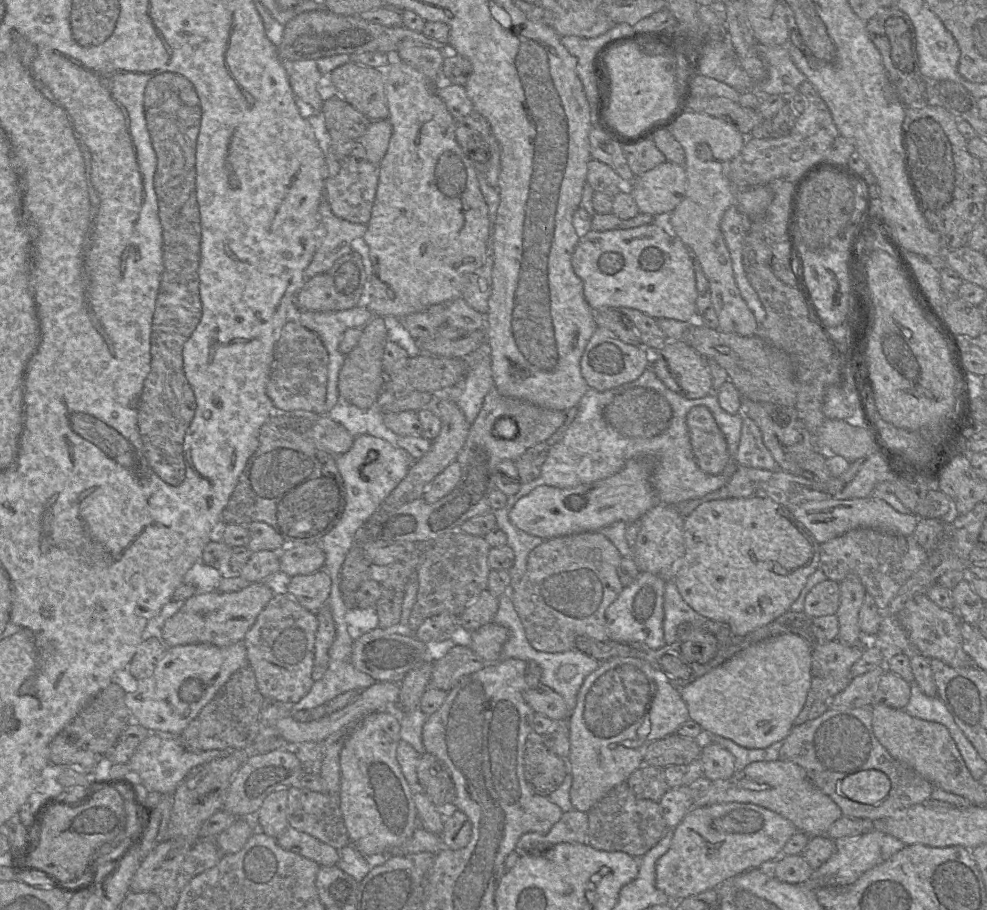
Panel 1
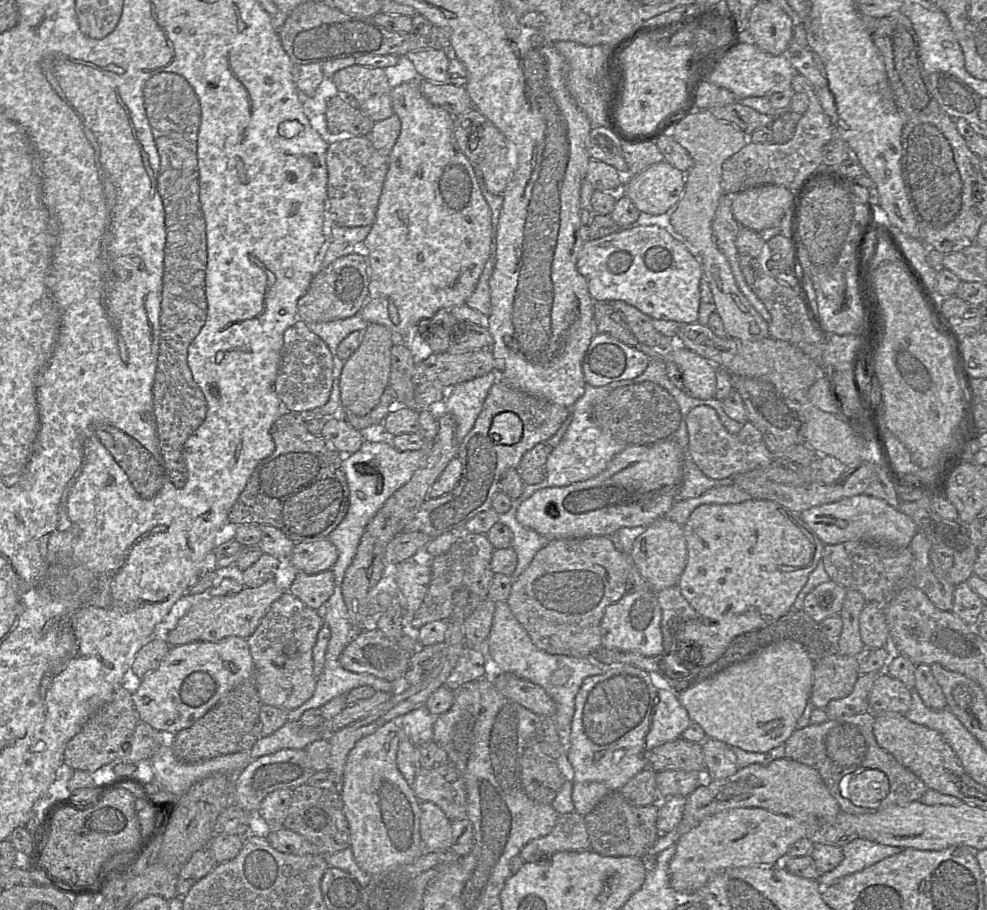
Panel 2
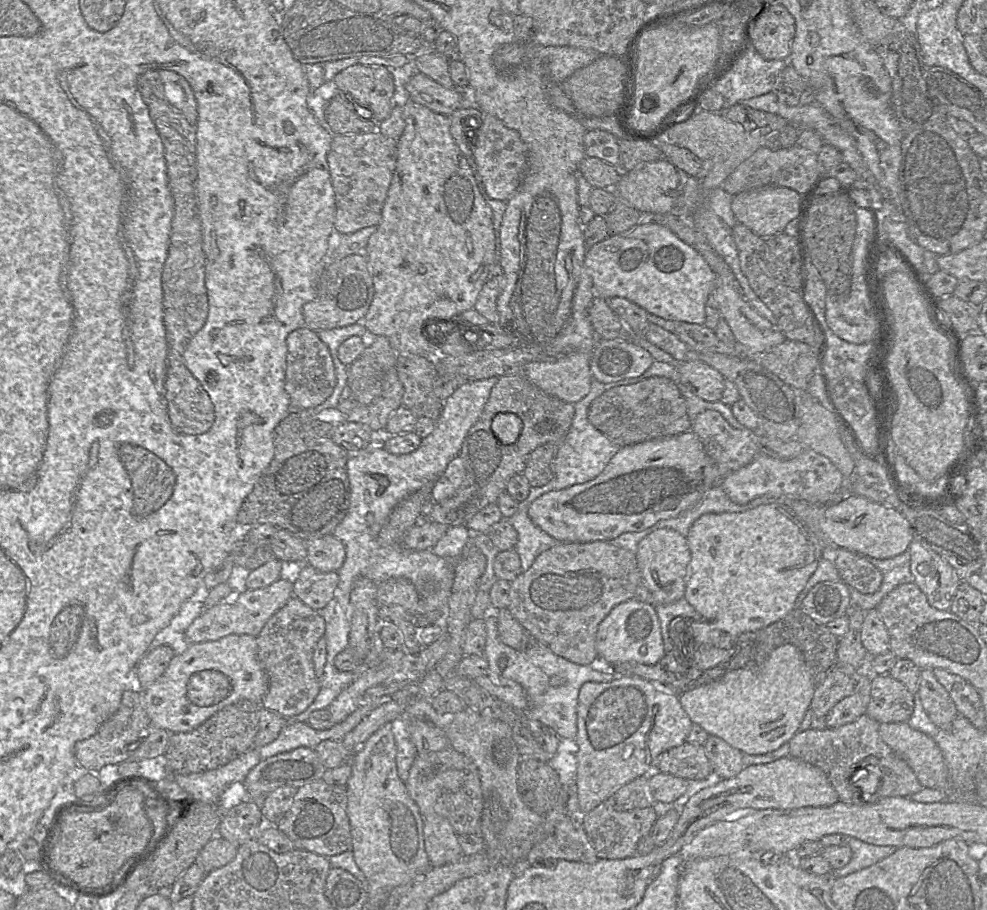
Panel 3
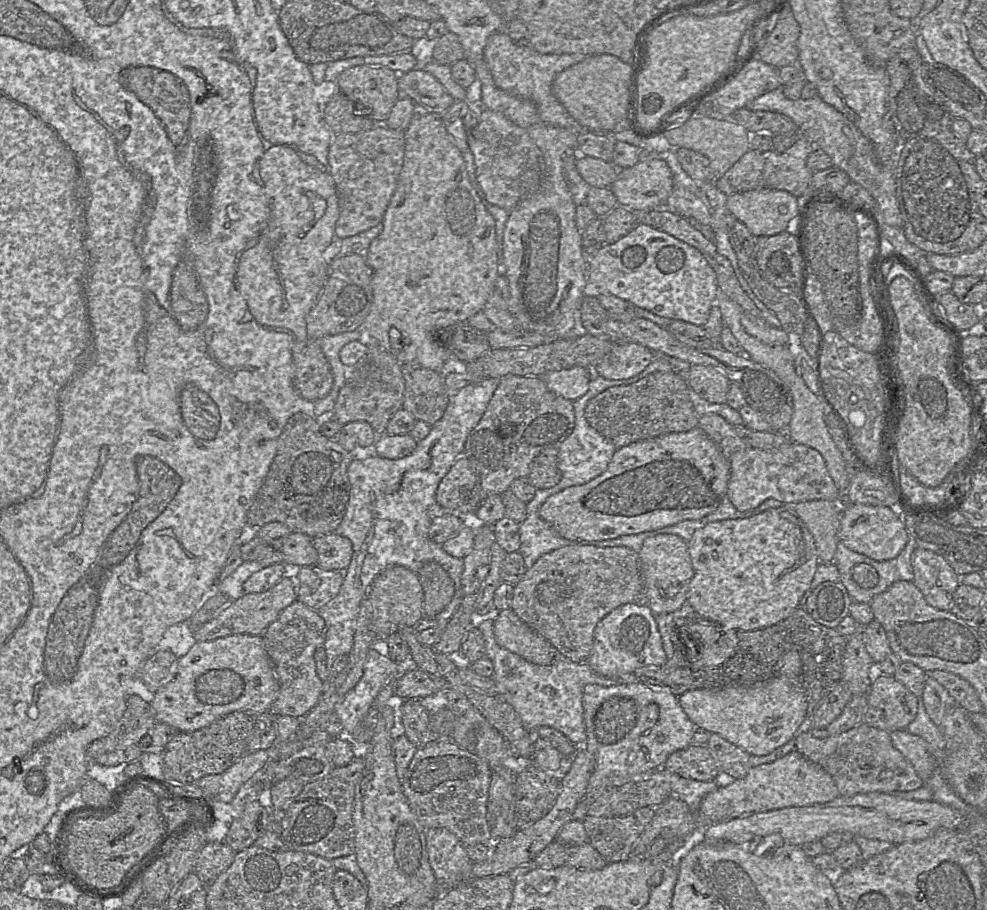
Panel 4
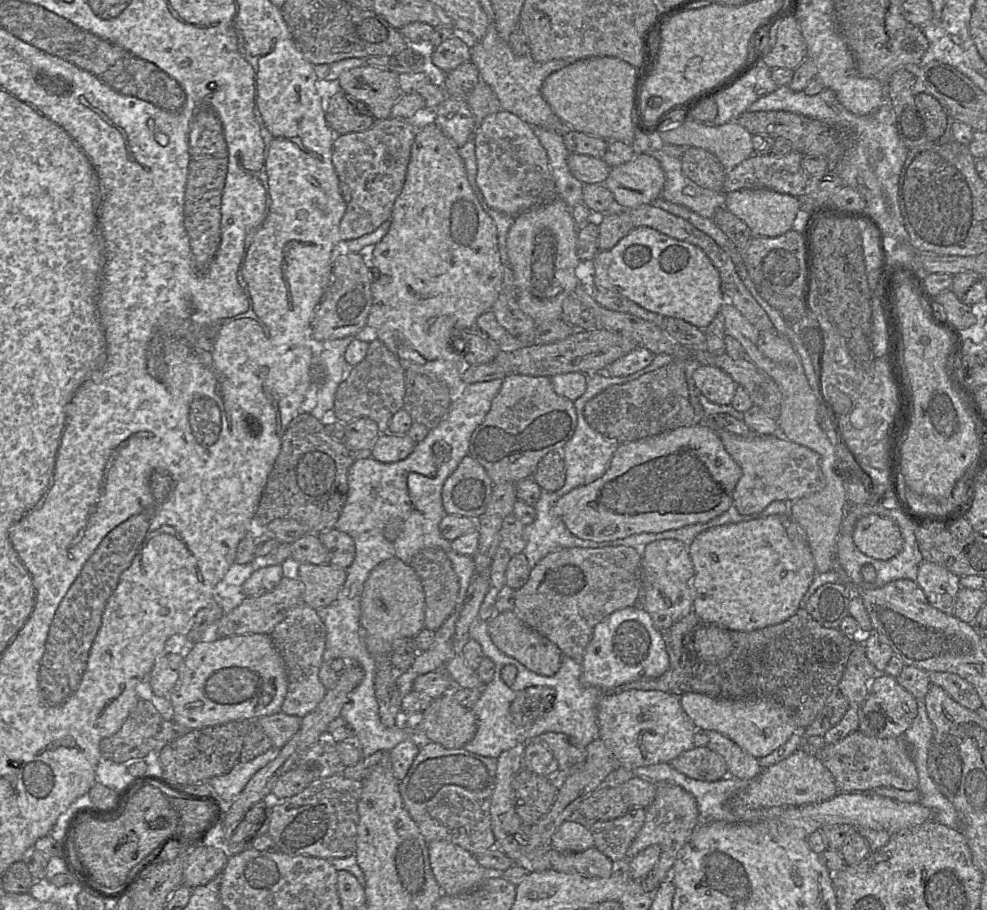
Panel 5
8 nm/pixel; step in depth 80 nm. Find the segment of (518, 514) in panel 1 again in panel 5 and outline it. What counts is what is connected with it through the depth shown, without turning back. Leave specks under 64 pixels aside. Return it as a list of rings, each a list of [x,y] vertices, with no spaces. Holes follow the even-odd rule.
[[[696,423],[620,444],[607,471],[597,480],[562,496],[554,505],[554,514],[576,537],[596,542],[675,530],[708,522],[727,511],[733,505],[733,491],[741,476],[741,467],[727,453],[717,432],[706,424]]]

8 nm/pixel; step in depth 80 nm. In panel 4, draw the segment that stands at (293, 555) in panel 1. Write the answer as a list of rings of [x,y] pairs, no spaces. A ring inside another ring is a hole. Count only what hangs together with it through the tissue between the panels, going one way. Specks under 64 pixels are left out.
[[[336,533],[313,538],[313,546],[318,552],[317,565],[325,570],[344,572],[353,554],[351,541]]]

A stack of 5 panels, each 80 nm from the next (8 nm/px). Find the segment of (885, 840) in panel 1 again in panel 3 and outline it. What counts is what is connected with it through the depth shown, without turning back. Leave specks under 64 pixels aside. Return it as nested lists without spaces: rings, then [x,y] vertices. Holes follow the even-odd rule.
[[[851,838],[848,846],[852,850],[850,862],[843,868],[830,873],[831,877],[839,878],[870,867],[892,855],[898,849],[894,846],[877,846]]]

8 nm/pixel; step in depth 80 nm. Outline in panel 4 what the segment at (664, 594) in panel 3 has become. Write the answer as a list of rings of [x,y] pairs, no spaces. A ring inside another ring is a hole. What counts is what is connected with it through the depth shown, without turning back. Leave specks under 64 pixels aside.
[[[658,534],[647,538],[639,552],[643,574],[643,588],[648,595],[648,606],[656,615],[664,615],[680,609],[686,602],[694,574],[688,552],[688,542],[677,535]]]

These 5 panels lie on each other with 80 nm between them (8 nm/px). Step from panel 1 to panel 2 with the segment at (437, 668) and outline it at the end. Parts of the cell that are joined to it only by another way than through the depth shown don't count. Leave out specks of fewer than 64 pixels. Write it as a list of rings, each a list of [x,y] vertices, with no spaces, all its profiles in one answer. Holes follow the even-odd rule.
[[[466,646],[444,686],[455,691],[464,683],[485,677],[485,663],[486,658],[482,652]]]

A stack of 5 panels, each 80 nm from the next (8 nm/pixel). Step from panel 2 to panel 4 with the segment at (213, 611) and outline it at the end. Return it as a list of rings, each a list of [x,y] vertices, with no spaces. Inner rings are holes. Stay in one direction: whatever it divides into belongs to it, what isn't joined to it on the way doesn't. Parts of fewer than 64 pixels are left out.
[[[283,577],[275,586],[265,592],[245,593],[244,596],[230,602],[216,617],[205,623],[193,636],[197,642],[212,641],[229,635],[263,635],[267,627],[279,614],[297,600],[297,583],[295,579]]]

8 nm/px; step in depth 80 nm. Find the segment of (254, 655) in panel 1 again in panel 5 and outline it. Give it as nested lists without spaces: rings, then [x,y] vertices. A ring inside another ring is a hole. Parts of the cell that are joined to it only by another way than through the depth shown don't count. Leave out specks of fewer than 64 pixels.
[[[301,603],[288,612],[270,636],[283,659],[288,676],[288,690],[281,712],[303,718],[320,703],[327,691],[318,675],[326,644],[325,625],[314,608]]]

